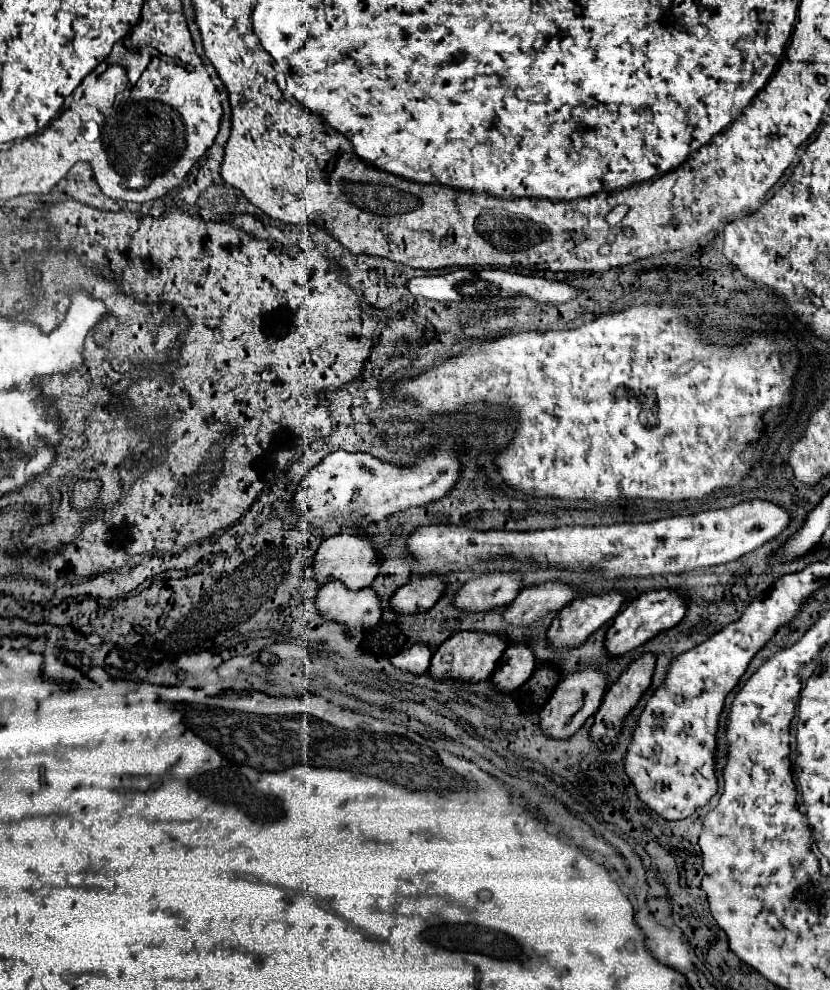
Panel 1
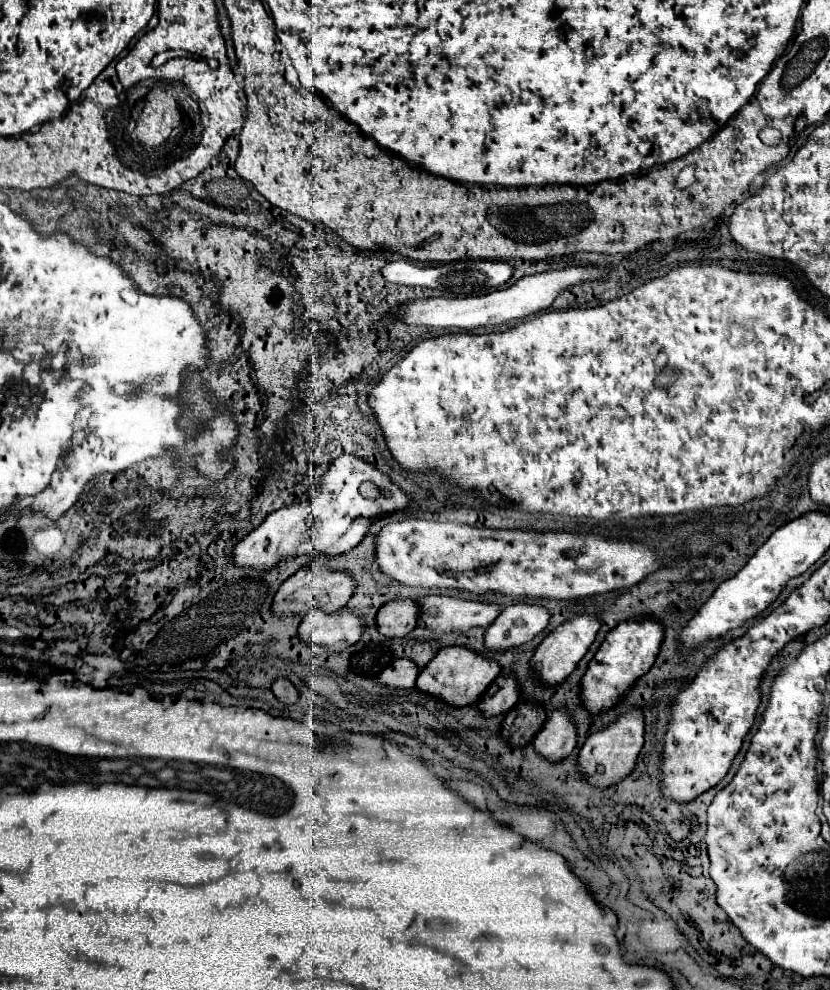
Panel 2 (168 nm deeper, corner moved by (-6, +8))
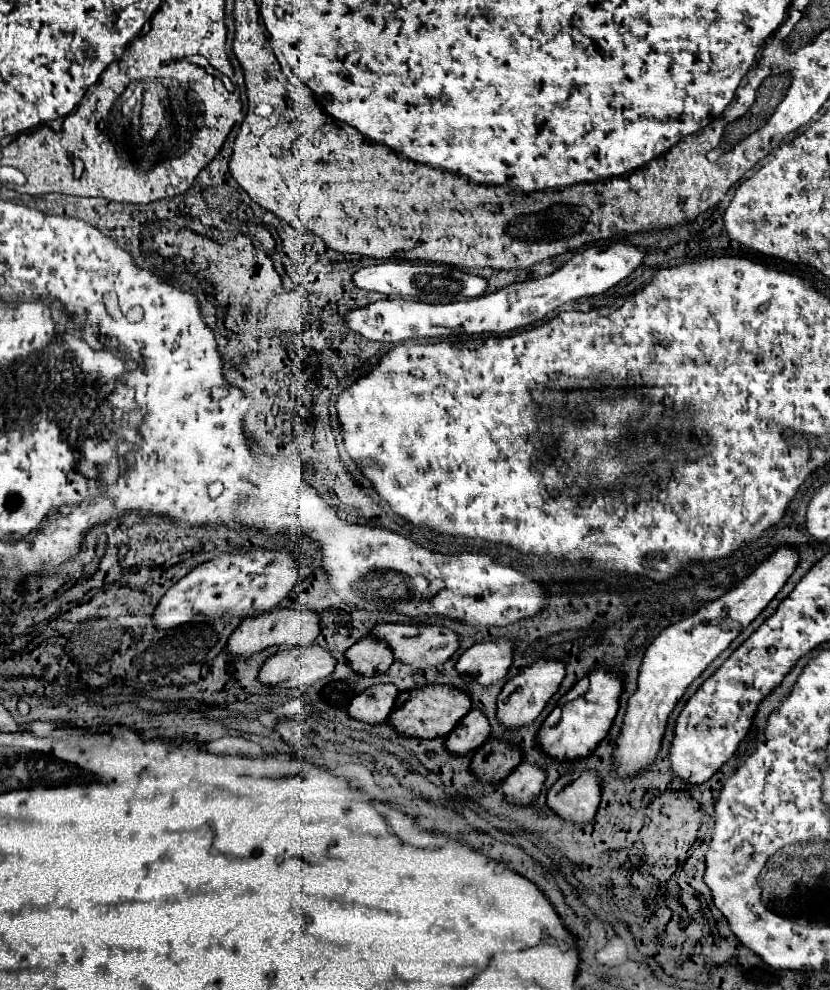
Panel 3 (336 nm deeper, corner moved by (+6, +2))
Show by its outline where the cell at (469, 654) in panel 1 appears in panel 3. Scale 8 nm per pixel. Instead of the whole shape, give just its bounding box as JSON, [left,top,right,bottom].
[389,685,471,739]

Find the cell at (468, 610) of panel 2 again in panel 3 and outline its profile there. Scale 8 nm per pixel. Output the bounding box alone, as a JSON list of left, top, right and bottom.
[371,623,459,669]

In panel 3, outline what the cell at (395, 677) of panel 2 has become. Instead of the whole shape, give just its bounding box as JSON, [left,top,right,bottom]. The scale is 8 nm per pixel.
[347,683,399,725]

